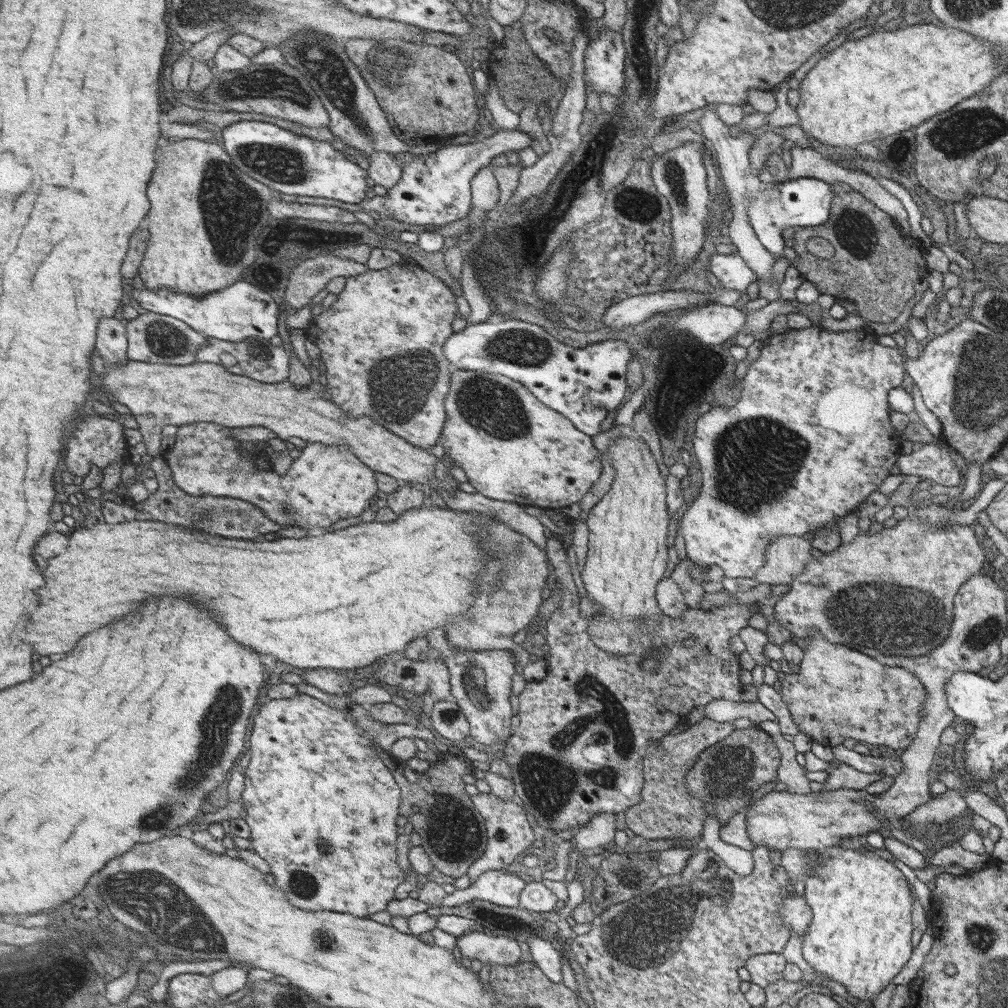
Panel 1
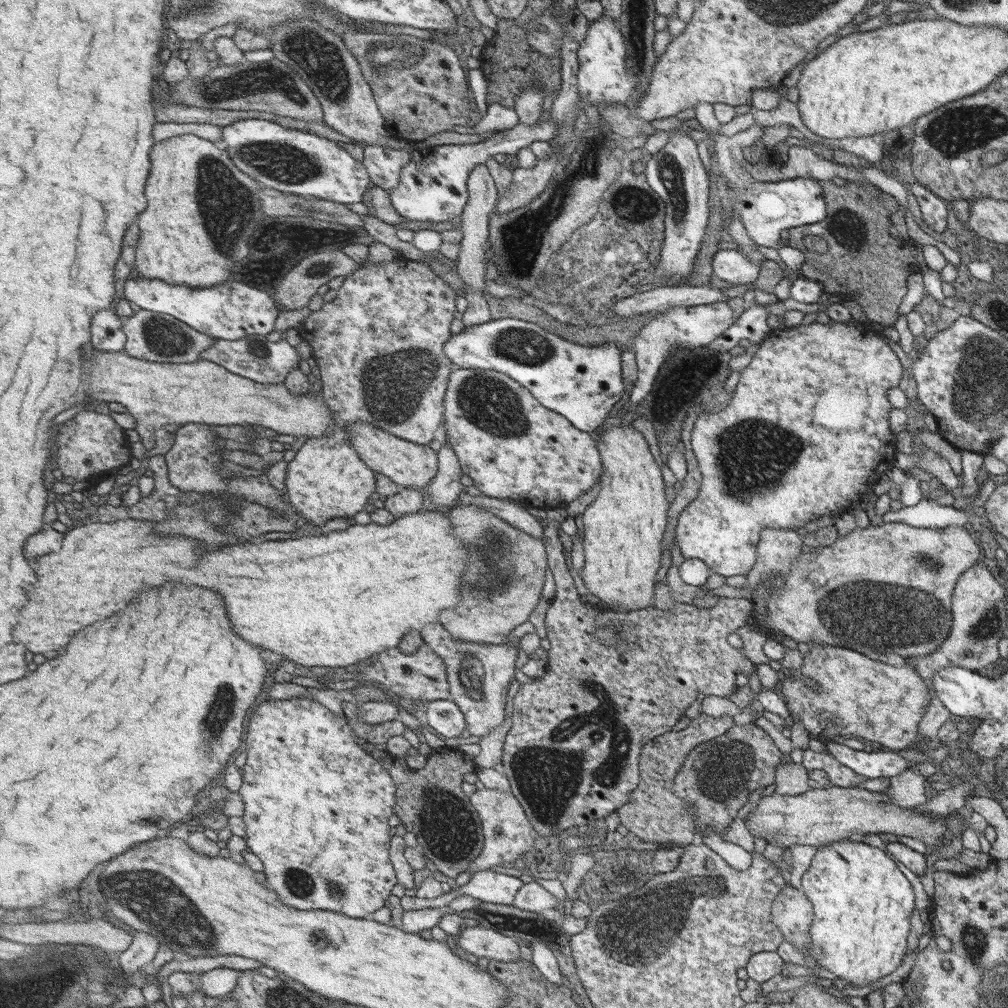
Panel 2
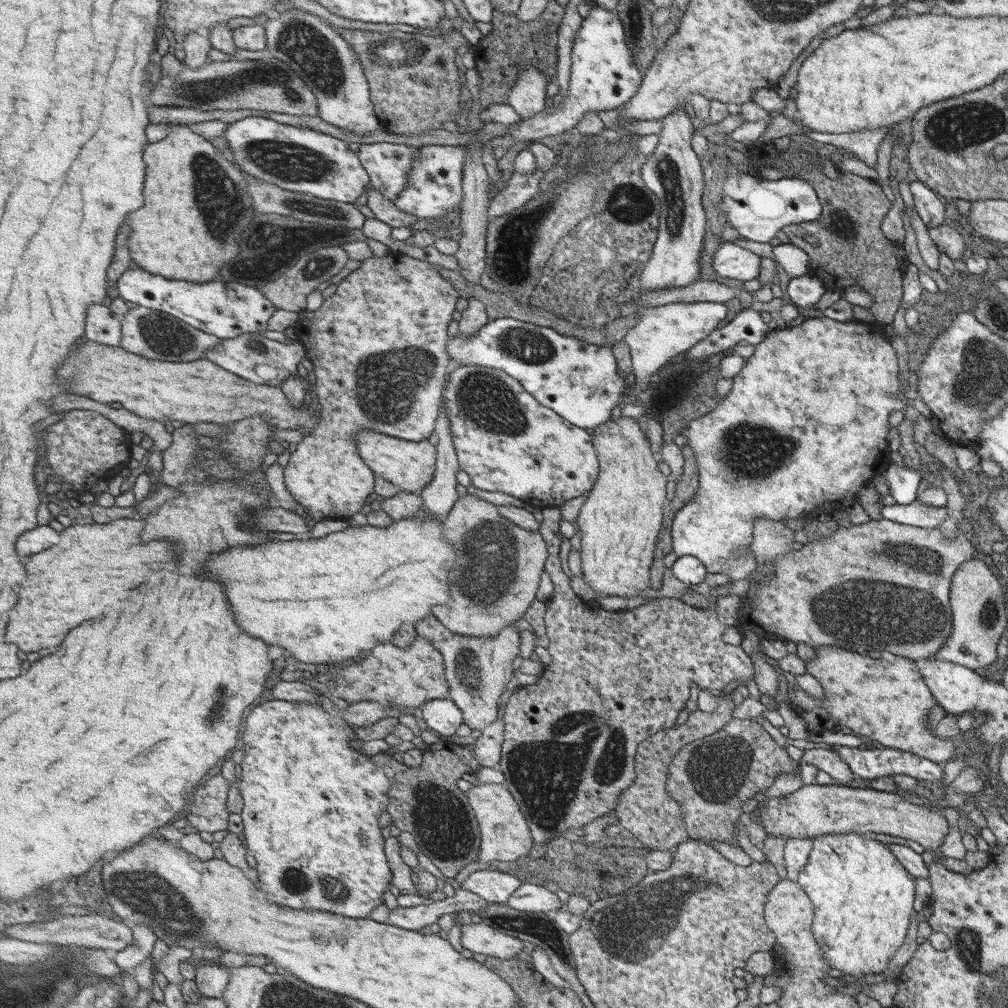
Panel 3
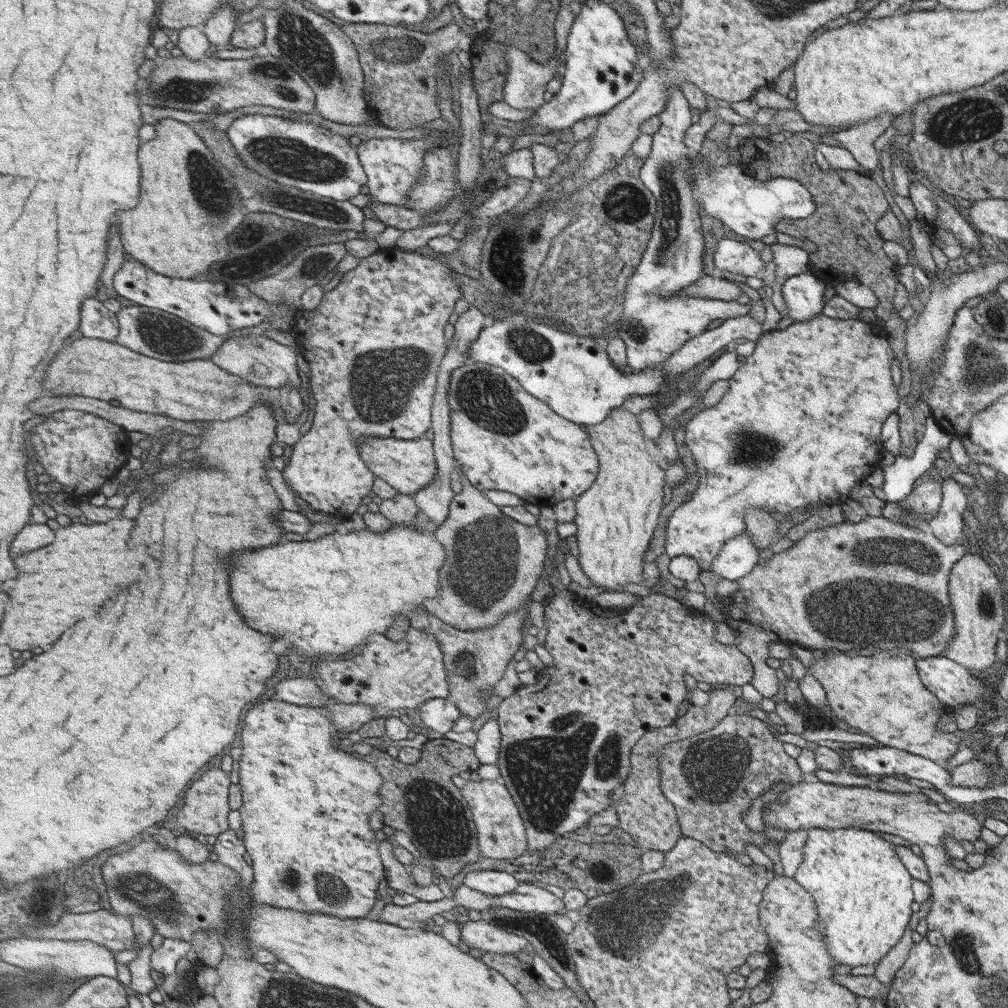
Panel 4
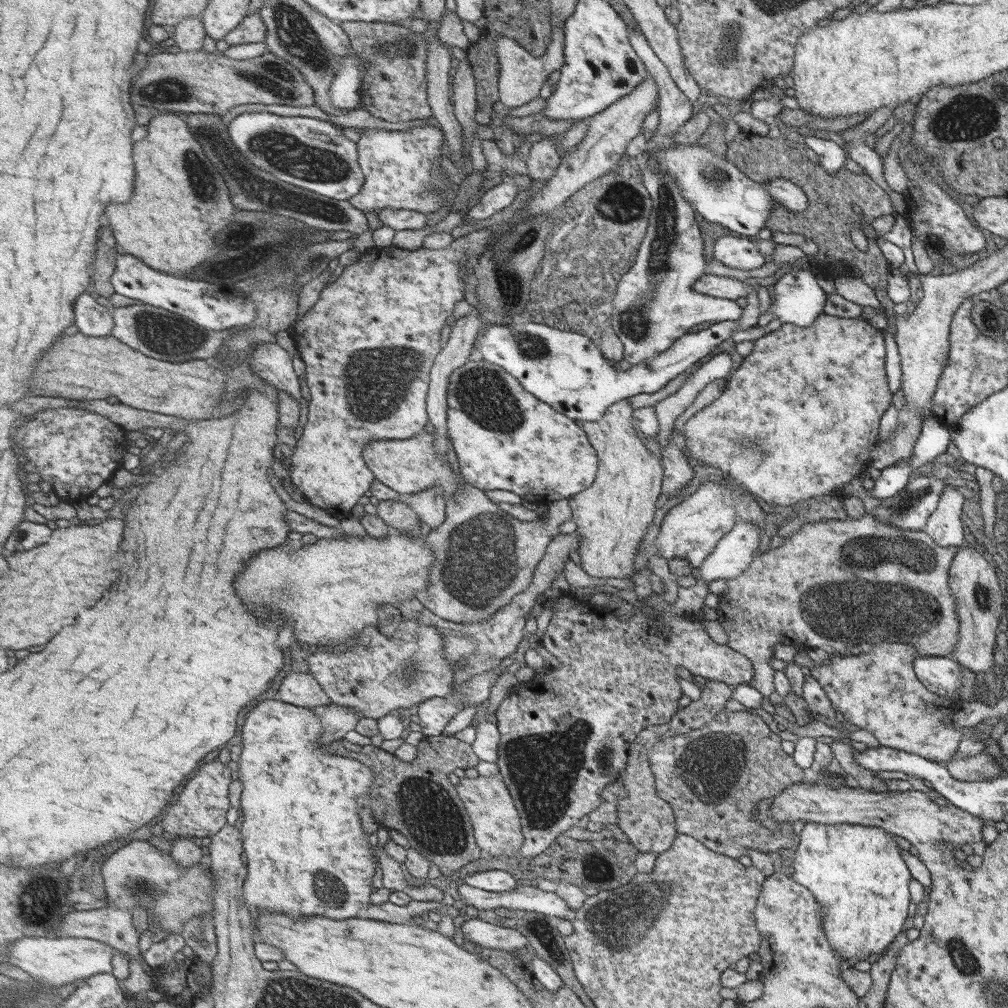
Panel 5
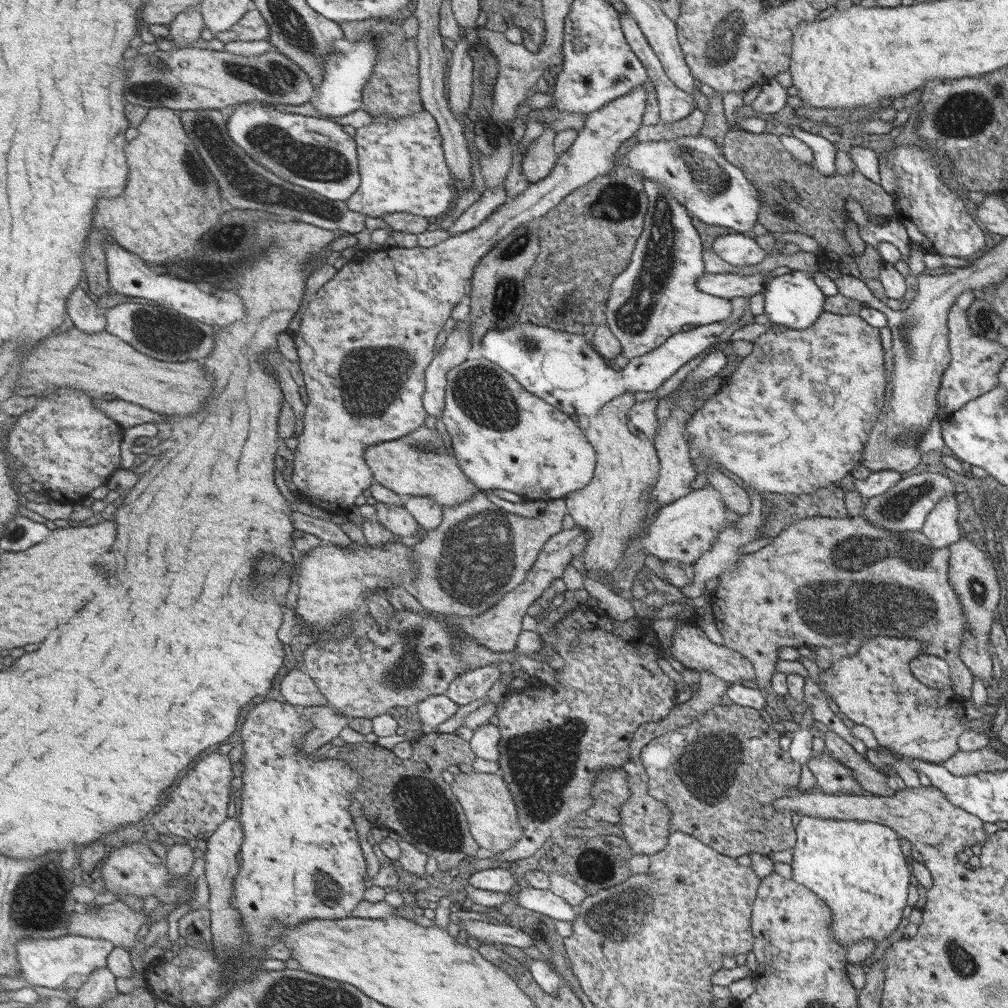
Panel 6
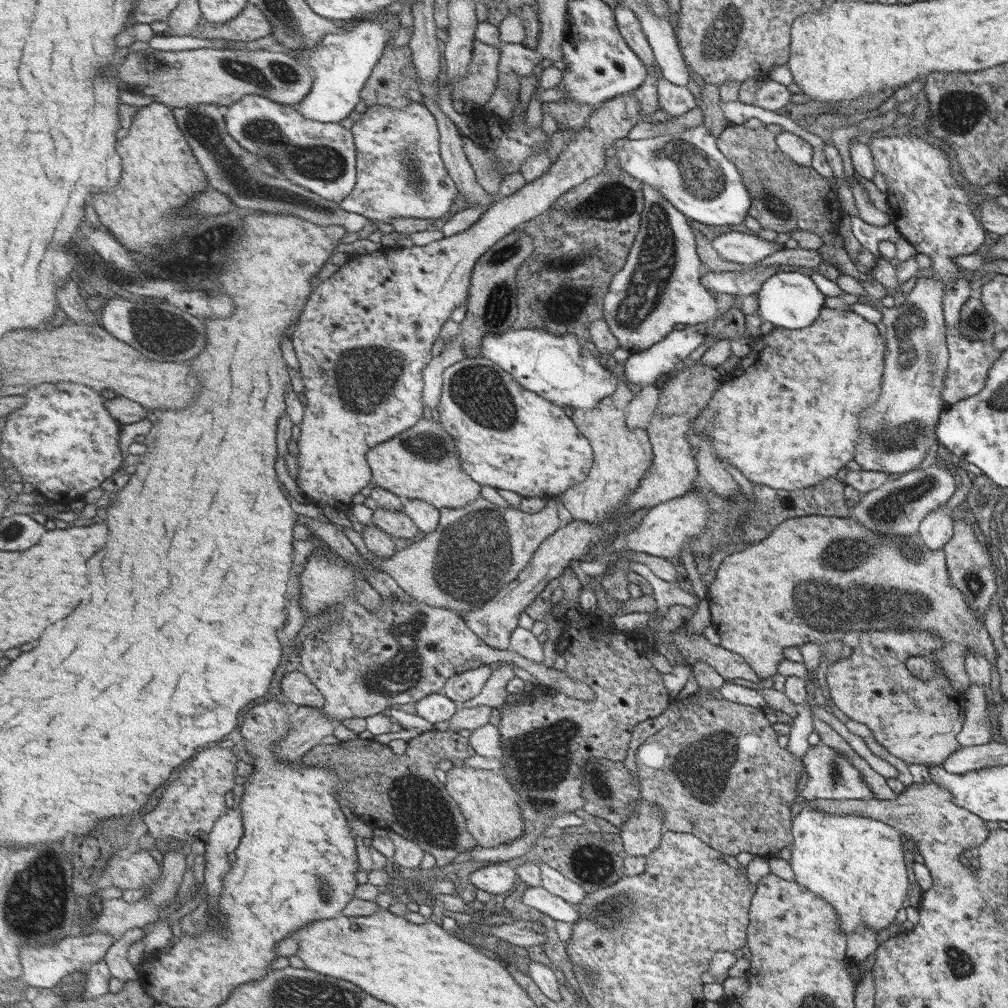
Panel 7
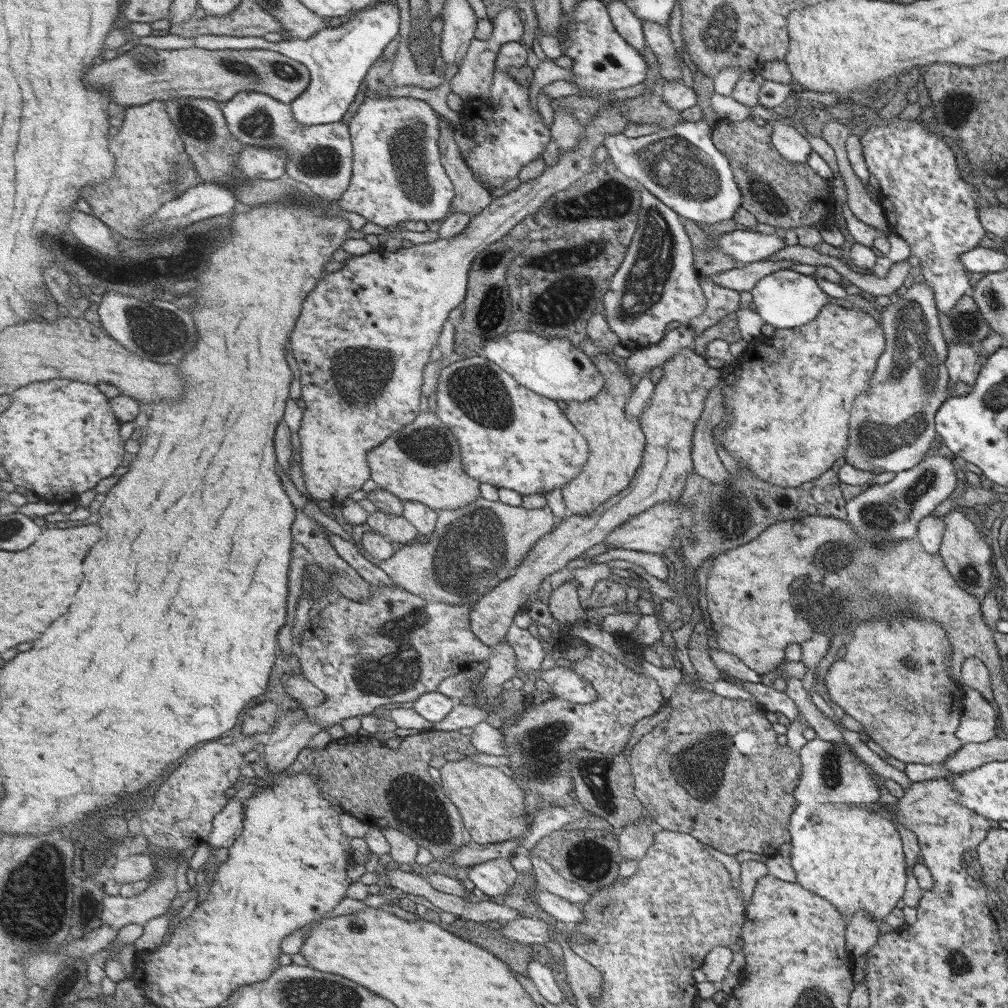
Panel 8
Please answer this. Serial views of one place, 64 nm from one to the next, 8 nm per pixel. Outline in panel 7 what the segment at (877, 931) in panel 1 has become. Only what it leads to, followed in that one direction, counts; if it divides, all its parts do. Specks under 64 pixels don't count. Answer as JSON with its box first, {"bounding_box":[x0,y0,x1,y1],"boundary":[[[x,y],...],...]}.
{"bounding_box":[790,805,907,934],"boundary":[[[813,805],[799,806],[793,813],[790,824],[791,836],[794,843],[790,848],[790,867],[793,871],[793,880],[805,888],[810,889],[823,901],[833,906],[839,916],[839,929],[847,934],[859,926],[870,928],[876,933],[887,928],[897,910],[903,906],[907,892],[907,870],[901,852],[901,840],[898,829],[893,825],[883,824],[883,821],[873,820],[866,816],[854,814],[834,814],[815,809]]]}

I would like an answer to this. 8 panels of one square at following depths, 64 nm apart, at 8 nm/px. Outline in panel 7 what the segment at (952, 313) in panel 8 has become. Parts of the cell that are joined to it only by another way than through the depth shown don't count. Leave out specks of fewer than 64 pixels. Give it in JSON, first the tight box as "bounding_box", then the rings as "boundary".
{"bounding_box":[960,297,996,341],"boundary":[[[969,297],[962,306],[960,333],[973,340],[989,341],[996,330],[993,319],[985,316],[982,302]]]}

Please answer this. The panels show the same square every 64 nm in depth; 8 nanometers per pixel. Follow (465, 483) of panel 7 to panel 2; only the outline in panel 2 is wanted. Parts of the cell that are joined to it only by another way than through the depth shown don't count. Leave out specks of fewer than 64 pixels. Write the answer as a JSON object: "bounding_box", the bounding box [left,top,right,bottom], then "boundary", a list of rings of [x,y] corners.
{"bounding_box":[350,425,438,489],"boundary":[[[354,425],[351,428],[350,439],[357,448],[358,455],[367,465],[370,465],[375,472],[390,478],[400,488],[419,489],[428,484],[434,478],[438,470],[438,455],[427,444],[415,444],[402,437],[396,437],[383,429],[375,428],[374,425]]]}

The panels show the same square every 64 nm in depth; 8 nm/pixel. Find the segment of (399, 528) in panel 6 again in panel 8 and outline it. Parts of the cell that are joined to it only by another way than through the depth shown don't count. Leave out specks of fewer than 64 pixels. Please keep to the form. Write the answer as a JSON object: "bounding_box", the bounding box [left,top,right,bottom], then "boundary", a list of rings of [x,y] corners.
{"bounding_box":[364,510,417,543],"boundary":[[[376,510],[368,515],[364,524],[367,530],[379,533],[391,542],[409,543],[417,536],[416,528],[402,515],[395,516]]]}

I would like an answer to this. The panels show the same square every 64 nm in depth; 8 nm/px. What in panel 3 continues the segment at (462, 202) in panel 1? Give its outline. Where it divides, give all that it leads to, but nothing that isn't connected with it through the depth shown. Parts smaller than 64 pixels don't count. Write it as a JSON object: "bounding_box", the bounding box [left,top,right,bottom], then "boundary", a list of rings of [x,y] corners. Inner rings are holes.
{"bounding_box":[392,6,642,218],"boundary":[[[596,6],[589,11],[587,18],[582,18],[582,25],[576,30],[573,46],[571,49],[571,72],[569,75],[569,86],[566,97],[560,104],[553,104],[549,107],[544,107],[541,112],[534,114],[531,118],[521,119],[516,123],[508,126],[507,136],[501,136],[486,141],[483,150],[495,149],[497,147],[511,148],[517,142],[534,141],[547,136],[561,135],[566,130],[574,127],[578,120],[585,114],[597,113],[599,110],[611,110],[617,108],[619,104],[626,103],[638,90],[638,86],[642,82],[642,77],[637,70],[637,67],[631,62],[631,53],[627,44],[623,28],[617,18],[615,12]],[[423,146],[407,172],[407,184],[399,190],[392,204],[397,209],[420,218],[437,218],[455,210],[461,203],[461,169],[465,162],[463,146]]]}

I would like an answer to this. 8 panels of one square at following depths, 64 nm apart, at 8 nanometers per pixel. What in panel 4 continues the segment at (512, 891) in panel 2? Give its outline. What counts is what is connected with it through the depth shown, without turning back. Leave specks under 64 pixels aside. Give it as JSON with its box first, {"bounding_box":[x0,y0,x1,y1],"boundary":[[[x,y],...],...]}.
{"bounding_box":[462,868,517,896],"boundary":[[[481,868],[469,869],[462,879],[462,884],[487,896],[501,896],[513,891],[517,886],[517,880],[513,875],[495,868]]]}

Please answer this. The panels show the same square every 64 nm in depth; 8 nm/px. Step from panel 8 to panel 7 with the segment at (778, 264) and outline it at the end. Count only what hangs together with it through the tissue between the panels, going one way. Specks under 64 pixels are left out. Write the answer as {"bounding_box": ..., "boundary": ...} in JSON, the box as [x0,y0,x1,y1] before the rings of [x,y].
{"bounding_box":[699,265,776,296],"boundary":[[[775,265],[751,267],[747,272],[711,272],[703,271],[699,283],[707,292],[721,294],[737,294],[744,296],[755,294],[759,285],[773,274],[776,274]]]}

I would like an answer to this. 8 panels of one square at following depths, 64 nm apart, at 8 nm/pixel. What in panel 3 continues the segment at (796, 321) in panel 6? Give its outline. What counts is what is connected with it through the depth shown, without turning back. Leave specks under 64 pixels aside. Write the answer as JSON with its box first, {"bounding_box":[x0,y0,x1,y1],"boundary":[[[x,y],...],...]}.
{"bounding_box":[784,274,825,316],"boundary":[[[805,274],[788,282],[784,296],[793,302],[793,306],[800,313],[809,316],[818,313],[818,311],[812,311],[811,308],[815,308],[814,305],[819,302],[825,290],[824,285],[816,277]]]}

